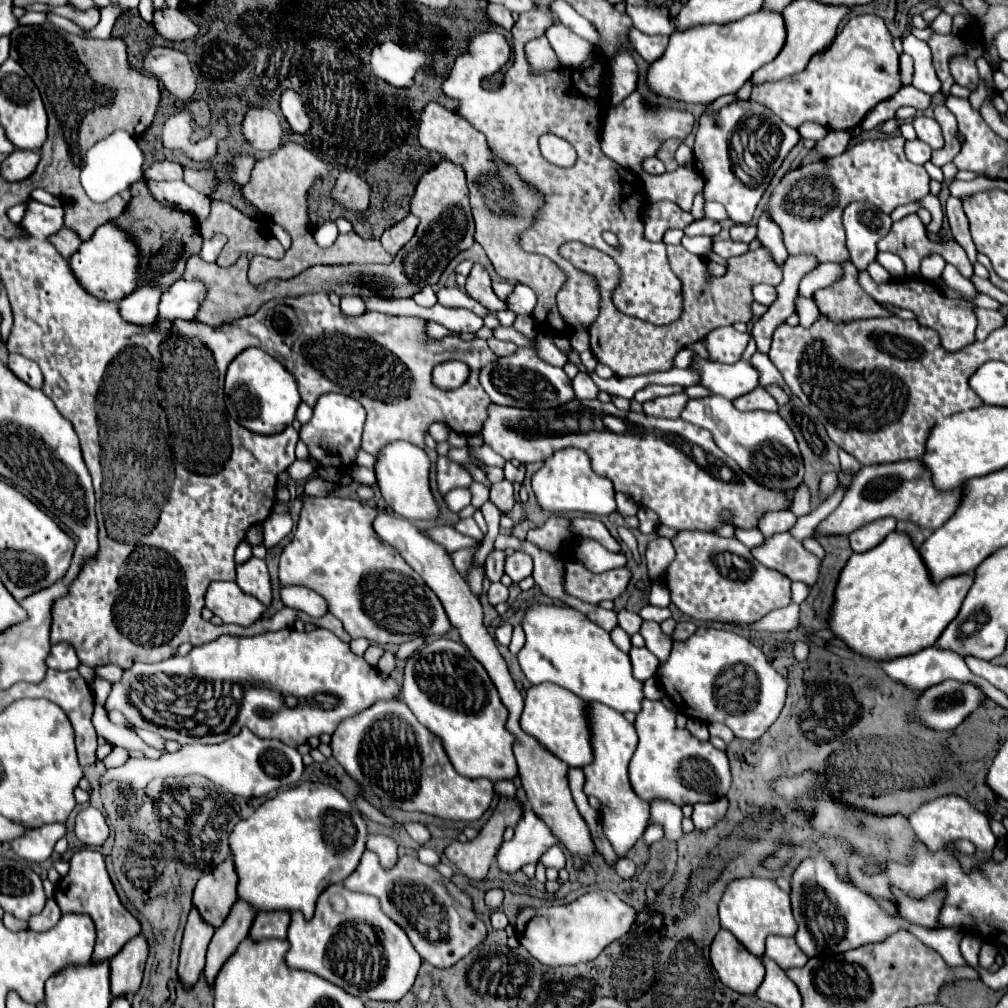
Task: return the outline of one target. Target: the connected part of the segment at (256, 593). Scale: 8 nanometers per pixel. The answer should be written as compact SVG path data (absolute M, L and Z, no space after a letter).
M250 558L236 568L236 584L250 596L258 598L264 606L272 602L272 584L266 562L260 558Z

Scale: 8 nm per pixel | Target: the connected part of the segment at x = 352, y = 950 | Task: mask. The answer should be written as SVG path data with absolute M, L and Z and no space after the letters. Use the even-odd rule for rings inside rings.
M342 884L328 886L320 894L312 920L306 920L302 912L292 914L288 942L290 950L286 954L286 964L290 968L318 974L342 990L360 996L362 1000L402 1000L414 986L422 964L422 958L412 948L406 932L382 912L380 902L374 896L350 892ZM334 896L342 896L344 904L334 904Z

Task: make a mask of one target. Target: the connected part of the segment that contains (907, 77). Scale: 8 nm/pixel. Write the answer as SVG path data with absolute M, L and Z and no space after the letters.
M908 54L900 56L900 74L902 74L902 84L910 84L912 82L914 66L912 66L912 58Z

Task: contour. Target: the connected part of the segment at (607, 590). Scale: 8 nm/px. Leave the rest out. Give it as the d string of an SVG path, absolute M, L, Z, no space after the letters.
M566 560L566 592L590 604L600 600L614 600L626 590L630 570L616 568L602 574L592 574L580 562Z

